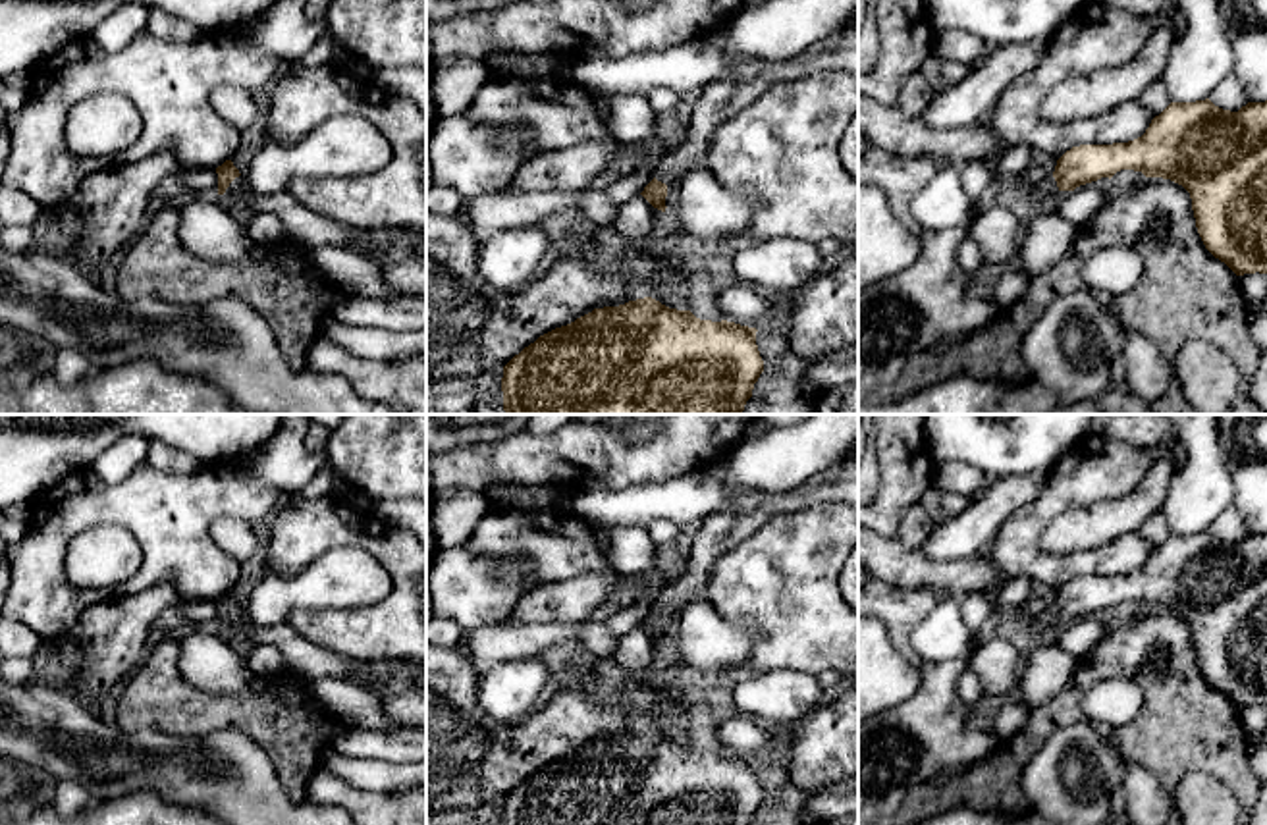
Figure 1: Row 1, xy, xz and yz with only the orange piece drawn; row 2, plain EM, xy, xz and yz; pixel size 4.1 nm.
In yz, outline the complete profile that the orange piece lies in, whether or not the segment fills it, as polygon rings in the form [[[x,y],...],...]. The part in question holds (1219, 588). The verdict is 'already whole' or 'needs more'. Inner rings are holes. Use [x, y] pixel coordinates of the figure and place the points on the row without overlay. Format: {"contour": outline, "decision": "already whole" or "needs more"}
{"contour": [[[1209,530],[1171,534],[1134,572],[1072,578],[1057,592],[1049,609],[1020,621],[1020,628],[1026,638],[1057,632],[1061,623],[1111,611],[1120,601],[1182,617],[1190,625],[1205,680],[1236,707],[1267,705],[1267,532],[1248,534],[1238,544],[1223,542]]], "decision": "needs more"}

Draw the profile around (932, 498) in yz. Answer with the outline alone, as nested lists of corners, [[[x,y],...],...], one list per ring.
[[[931,480],[930,488],[926,490],[922,503],[928,511],[931,526],[943,524],[949,519],[941,509],[941,492],[937,490],[933,480]]]

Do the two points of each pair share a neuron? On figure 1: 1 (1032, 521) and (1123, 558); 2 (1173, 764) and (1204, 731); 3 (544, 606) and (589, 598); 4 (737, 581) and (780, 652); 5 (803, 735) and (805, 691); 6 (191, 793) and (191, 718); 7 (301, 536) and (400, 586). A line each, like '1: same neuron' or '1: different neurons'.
1: same neuron
2: same neuron
3: same neuron
4: same neuron
5: different neurons
6: different neurons
7: same neuron

